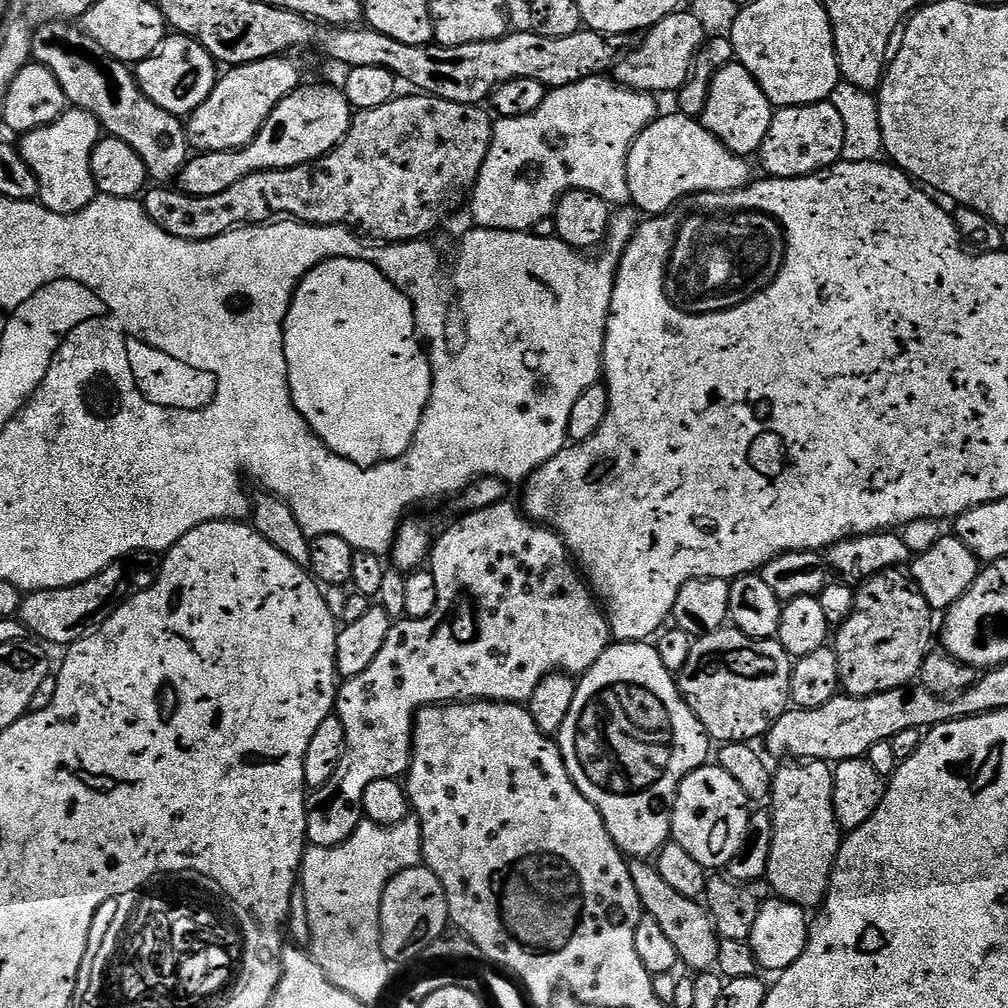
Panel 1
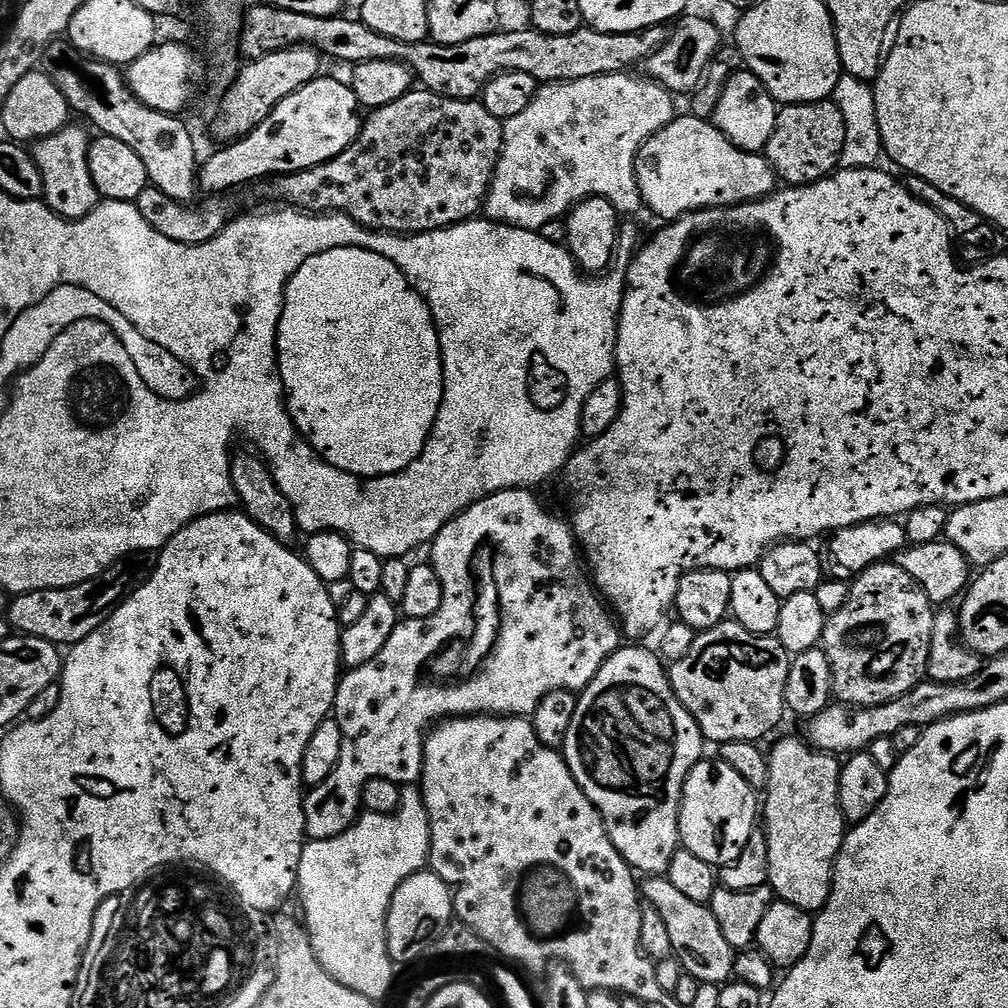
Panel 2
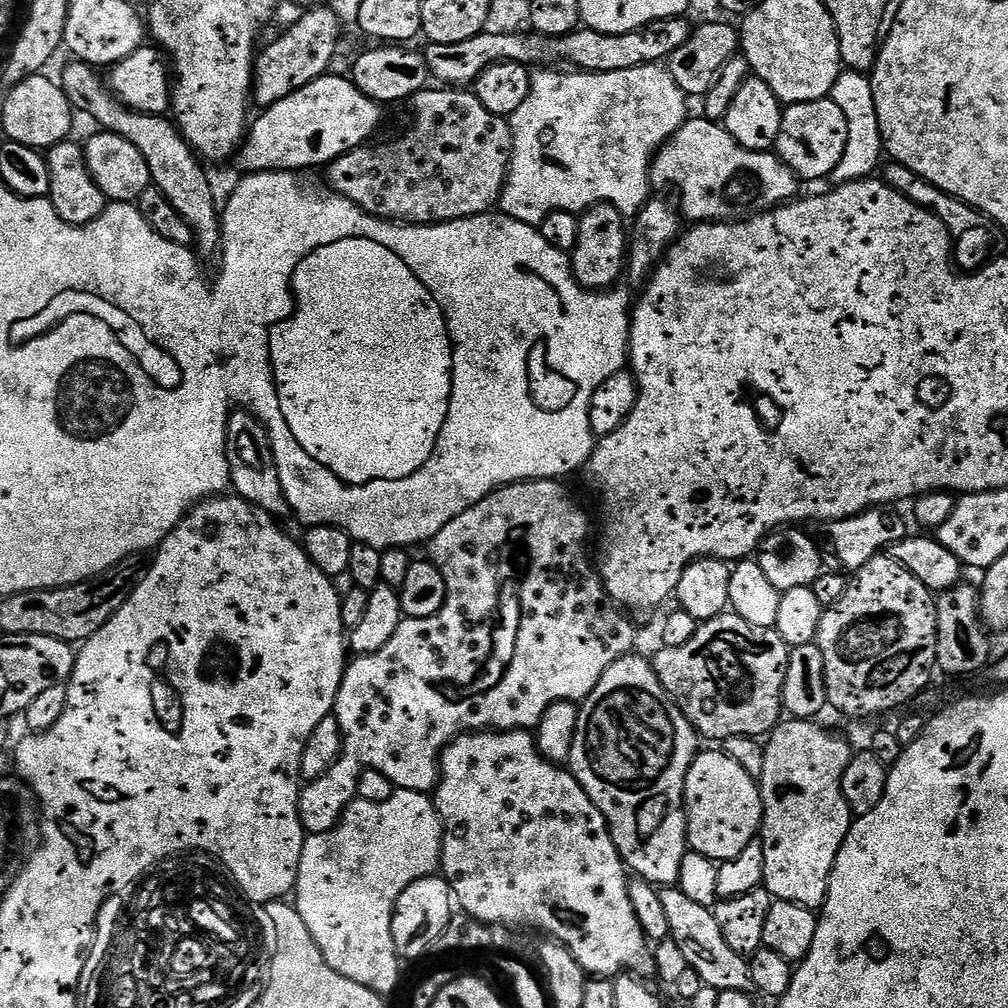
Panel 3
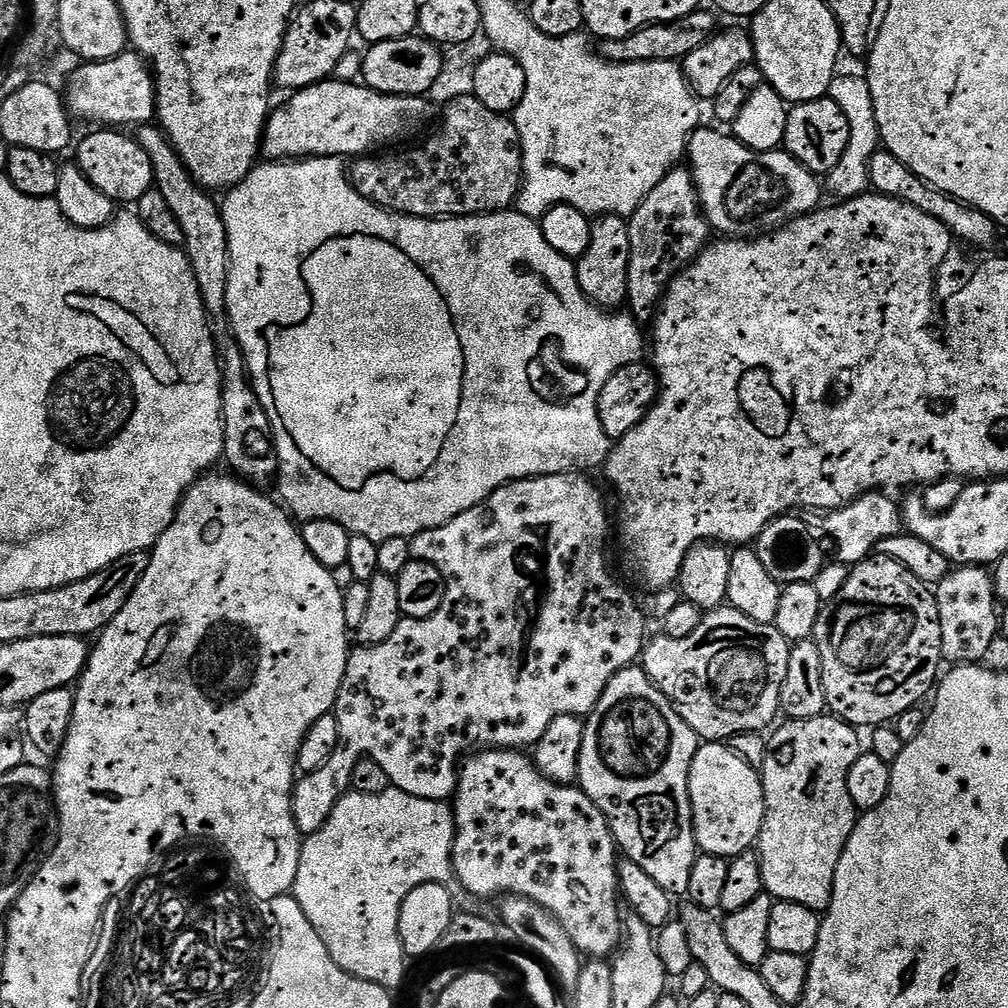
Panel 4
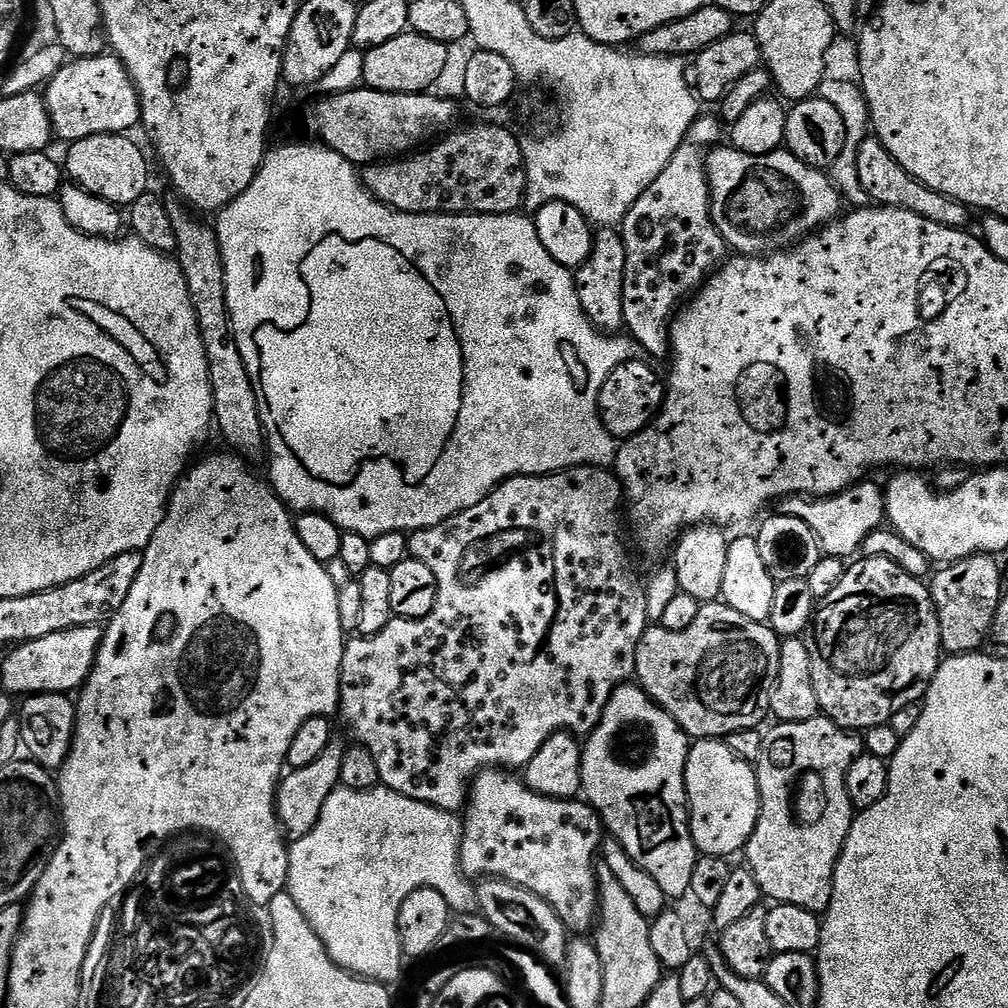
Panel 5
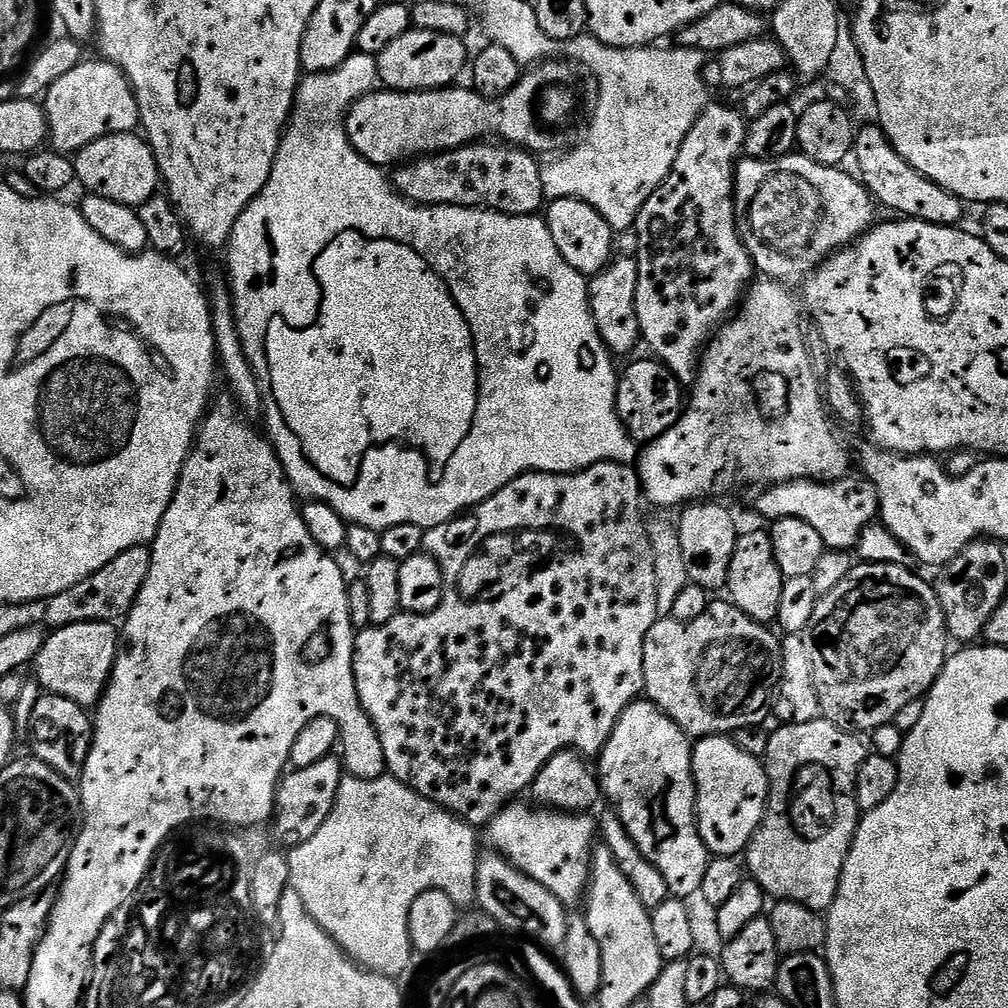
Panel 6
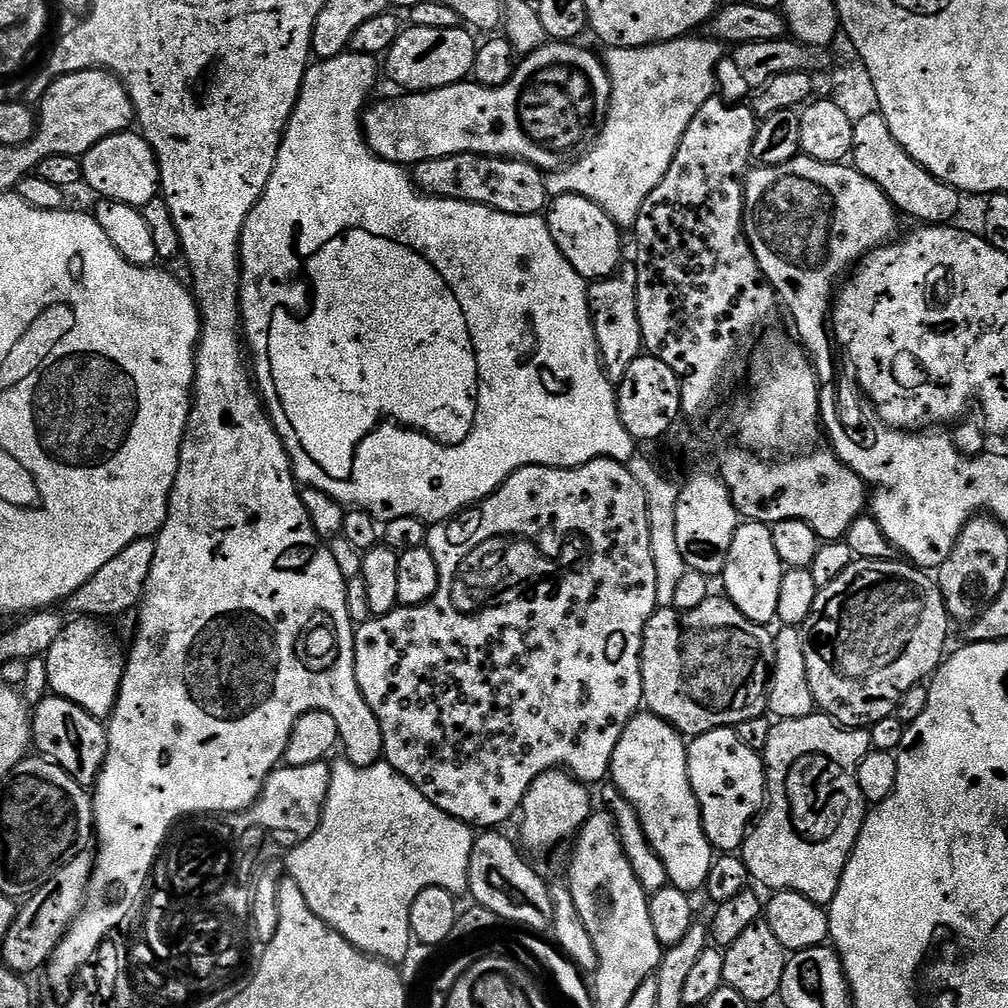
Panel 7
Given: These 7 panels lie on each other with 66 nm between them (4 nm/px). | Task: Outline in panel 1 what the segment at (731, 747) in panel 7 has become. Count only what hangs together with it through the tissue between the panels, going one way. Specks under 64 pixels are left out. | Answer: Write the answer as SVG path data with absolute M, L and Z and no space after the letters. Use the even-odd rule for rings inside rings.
M709 762L703 768L691 772L680 783L676 805L672 811L671 839L678 846L682 846L682 850L686 850L686 854L690 854L690 858L695 858L705 870L724 870L738 854L738 850L742 850L748 833L749 815L750 801L742 786L738 786L738 782L734 782L734 778L730 778L730 774L726 774L726 770L722 770L719 763Z

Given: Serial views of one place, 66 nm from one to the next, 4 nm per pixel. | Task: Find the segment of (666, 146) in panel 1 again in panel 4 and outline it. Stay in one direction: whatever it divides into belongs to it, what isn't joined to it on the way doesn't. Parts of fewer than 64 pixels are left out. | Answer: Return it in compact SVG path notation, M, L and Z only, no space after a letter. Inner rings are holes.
M701 126L693 132L692 137L688 139L686 164L696 184L700 210L715 231L717 228L720 234L728 238L755 238L761 234L775 232L795 217L807 216L808 213L821 207L821 181L809 168L799 164L788 152L783 150L755 152L747 148L745 144L740 144L736 141L736 137L727 131L712 128Z

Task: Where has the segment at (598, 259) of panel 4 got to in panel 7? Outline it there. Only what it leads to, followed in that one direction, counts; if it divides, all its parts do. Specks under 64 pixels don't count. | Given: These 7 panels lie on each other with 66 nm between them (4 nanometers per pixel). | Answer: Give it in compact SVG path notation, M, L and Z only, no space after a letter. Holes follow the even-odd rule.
M628 262L605 280L588 284L588 309L592 315L592 329L600 347L600 360L608 379L618 382L626 374L630 362L644 352L642 326L638 322L638 278L635 263Z

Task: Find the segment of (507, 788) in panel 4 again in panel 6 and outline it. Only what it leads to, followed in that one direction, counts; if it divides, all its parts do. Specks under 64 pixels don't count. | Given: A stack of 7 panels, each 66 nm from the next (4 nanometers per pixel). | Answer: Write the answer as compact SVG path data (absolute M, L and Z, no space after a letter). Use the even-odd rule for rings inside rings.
M509 802L486 826L488 844L522 874L534 878L566 906L585 899L592 875L592 853L598 840L598 820L592 814L562 812L531 803Z

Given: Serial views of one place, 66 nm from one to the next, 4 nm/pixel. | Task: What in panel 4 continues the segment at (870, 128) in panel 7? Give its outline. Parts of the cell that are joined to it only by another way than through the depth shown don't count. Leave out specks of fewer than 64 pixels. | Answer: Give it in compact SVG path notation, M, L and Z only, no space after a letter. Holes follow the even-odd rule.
M879 150L870 158L868 183L879 195L889 196L898 202L906 202L930 214L930 218L938 218L938 222L942 222L942 226L950 229L957 241L965 240L972 248L992 248L996 244L998 225L987 214L977 208L971 208L961 200L955 200L950 194L928 184L902 162L898 162L898 158L894 158L894 154L890 154L887 150Z

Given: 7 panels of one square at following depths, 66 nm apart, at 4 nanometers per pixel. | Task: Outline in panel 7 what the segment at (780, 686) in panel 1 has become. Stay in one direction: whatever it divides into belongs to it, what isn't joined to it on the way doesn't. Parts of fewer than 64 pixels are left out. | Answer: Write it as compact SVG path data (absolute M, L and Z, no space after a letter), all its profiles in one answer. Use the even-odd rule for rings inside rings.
M720 594L709 595L702 606L694 606L689 612L677 612L673 607L660 608L648 619L640 651L643 707L688 738L706 734L711 728L730 728L765 715L772 663L776 660L776 642L773 633L768 631L765 625L746 619Z

